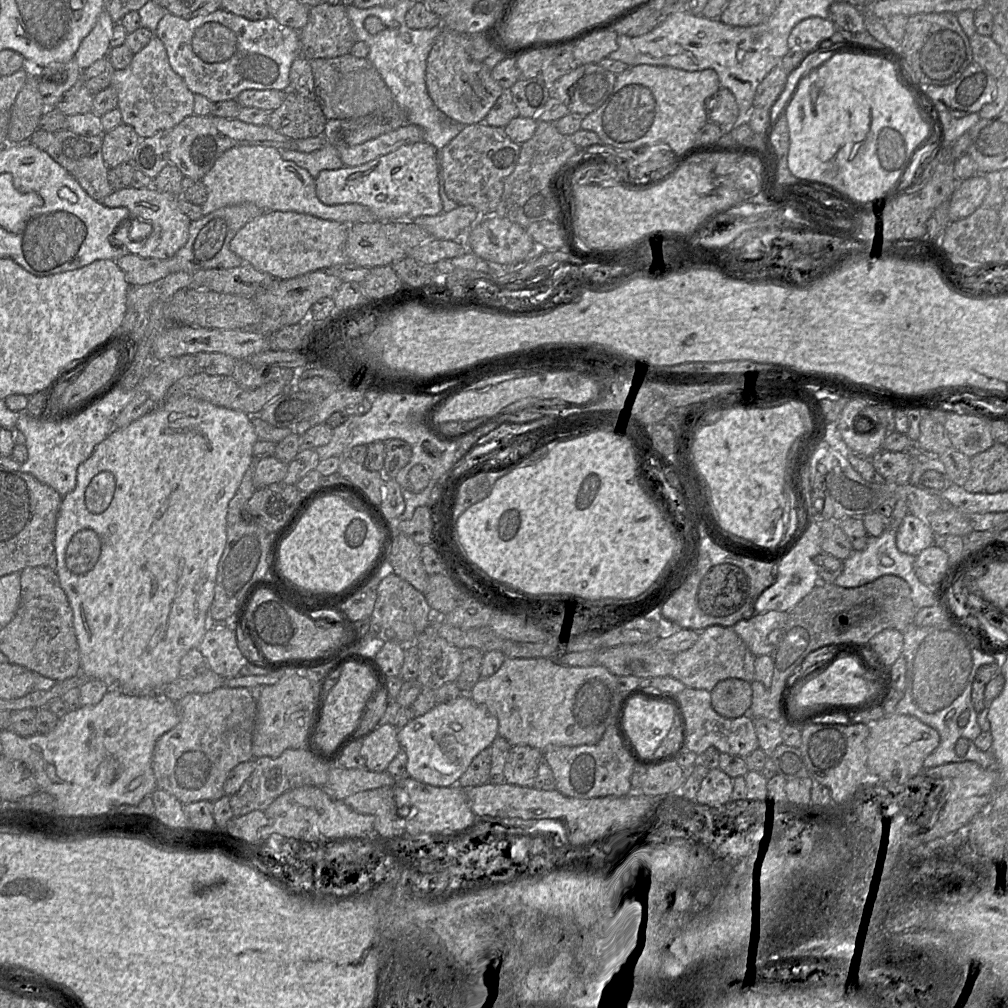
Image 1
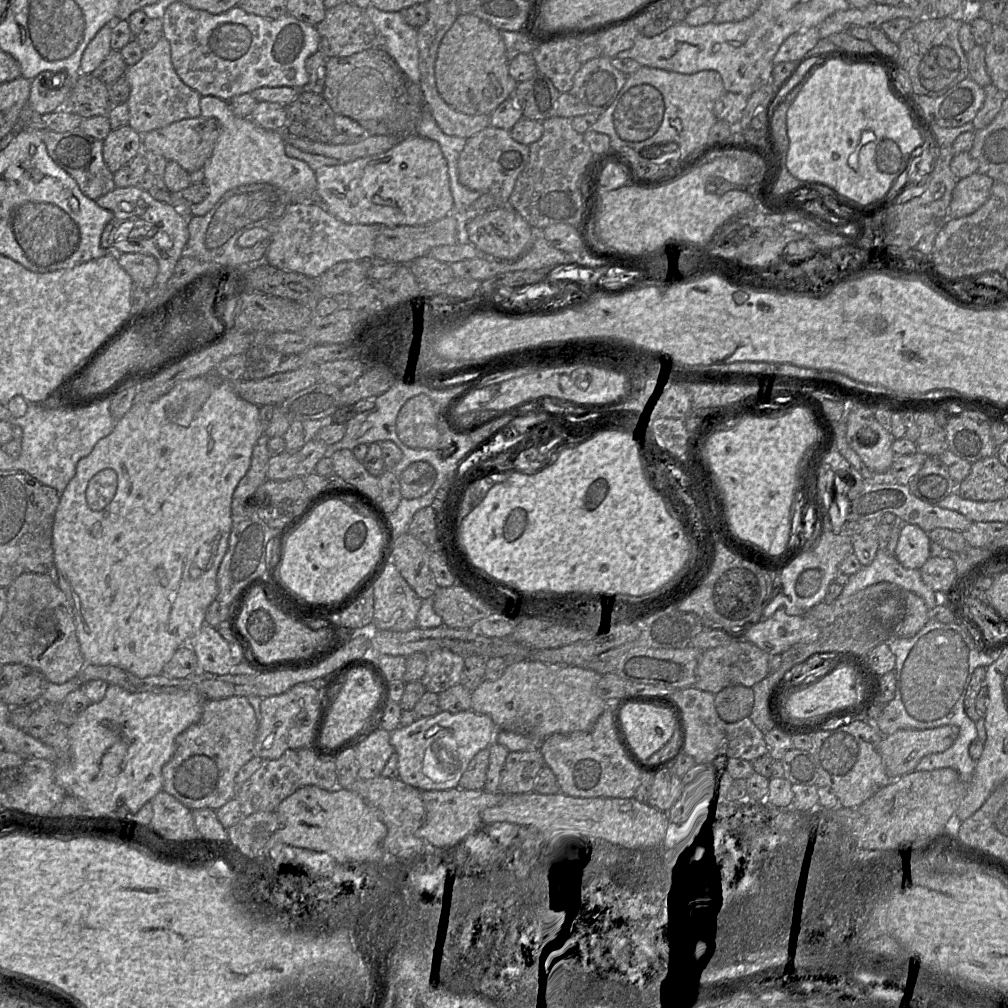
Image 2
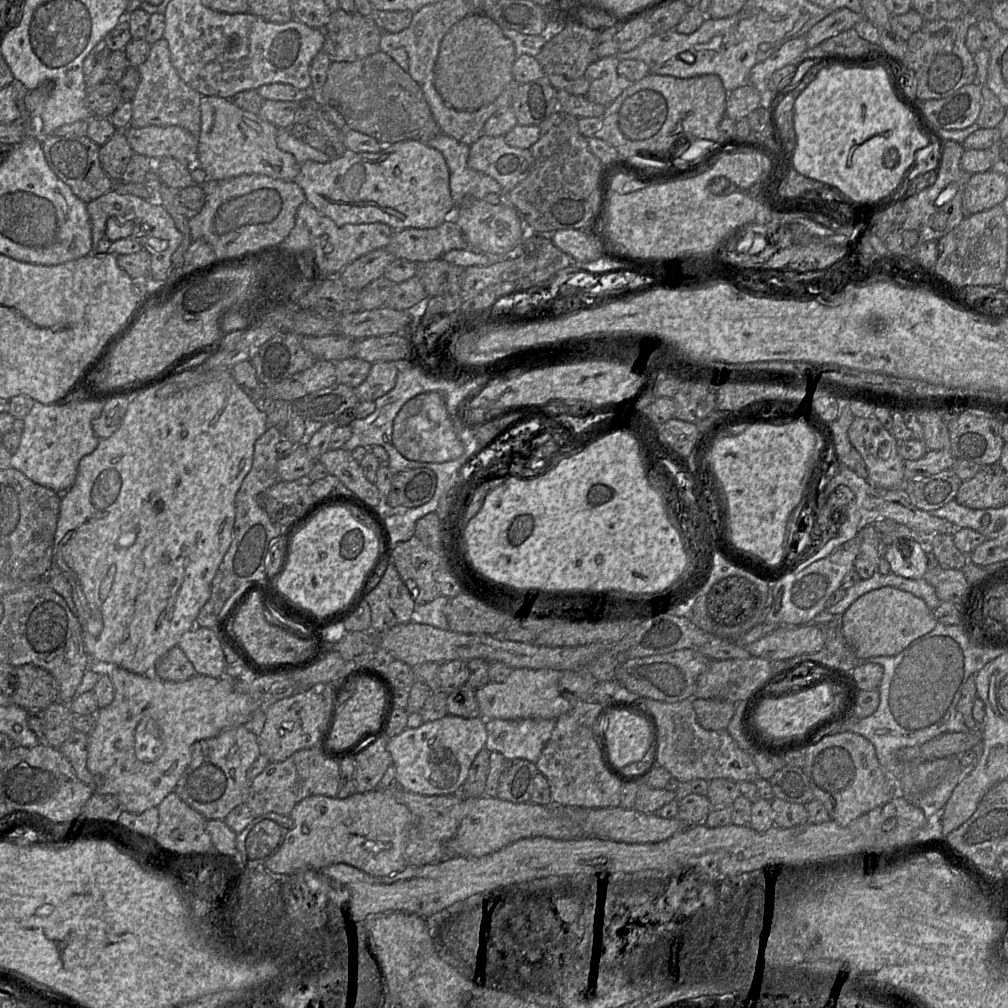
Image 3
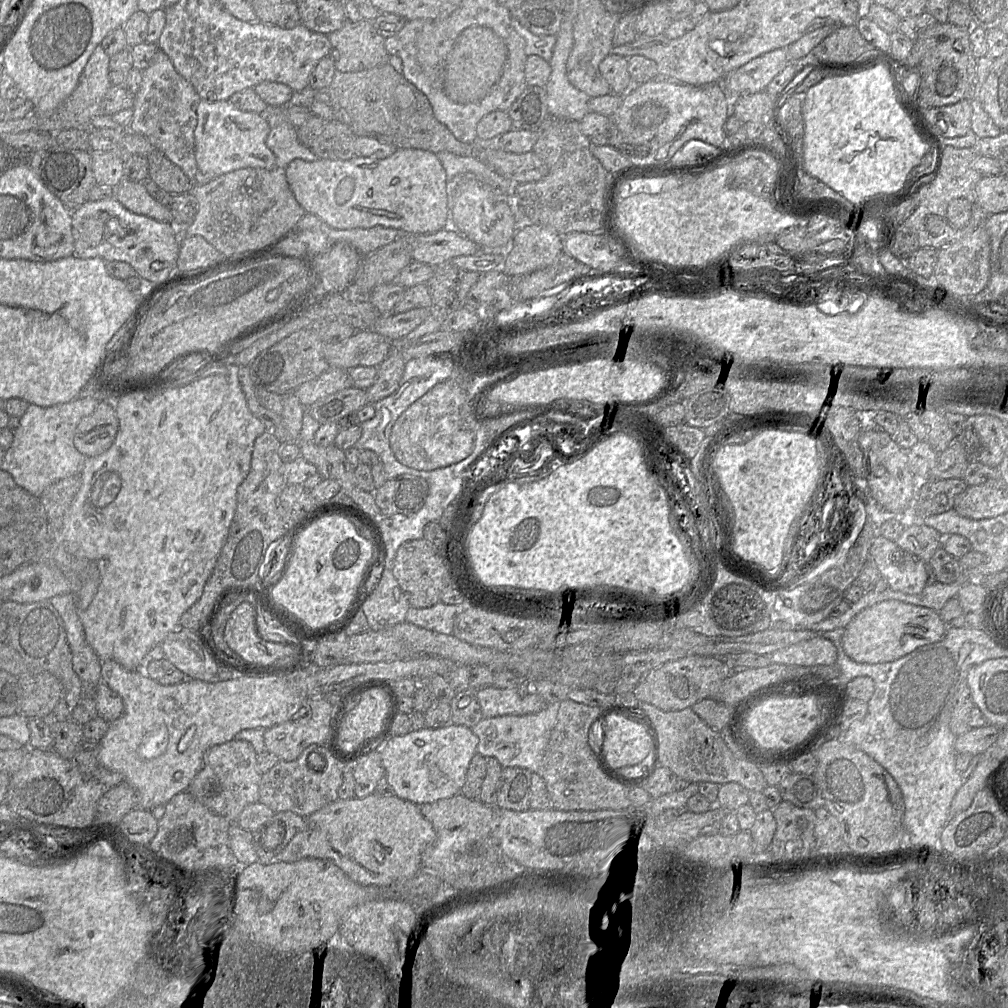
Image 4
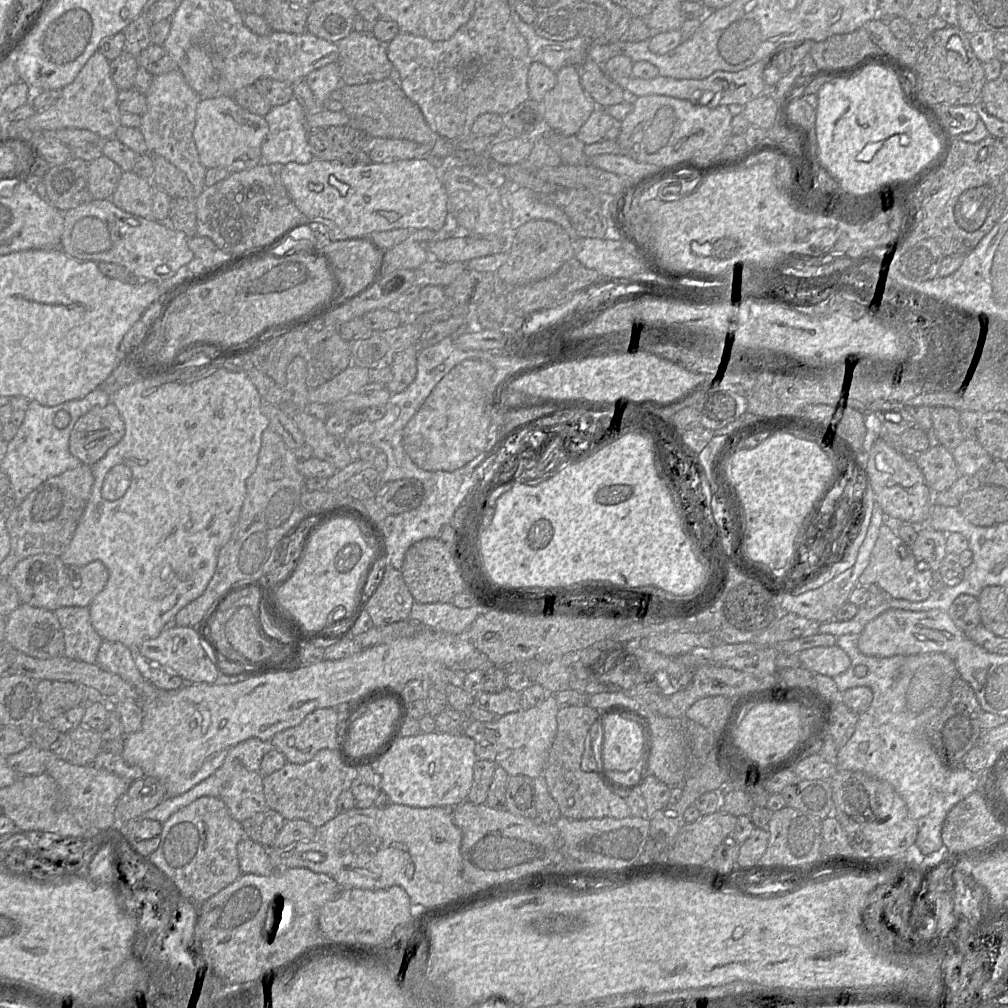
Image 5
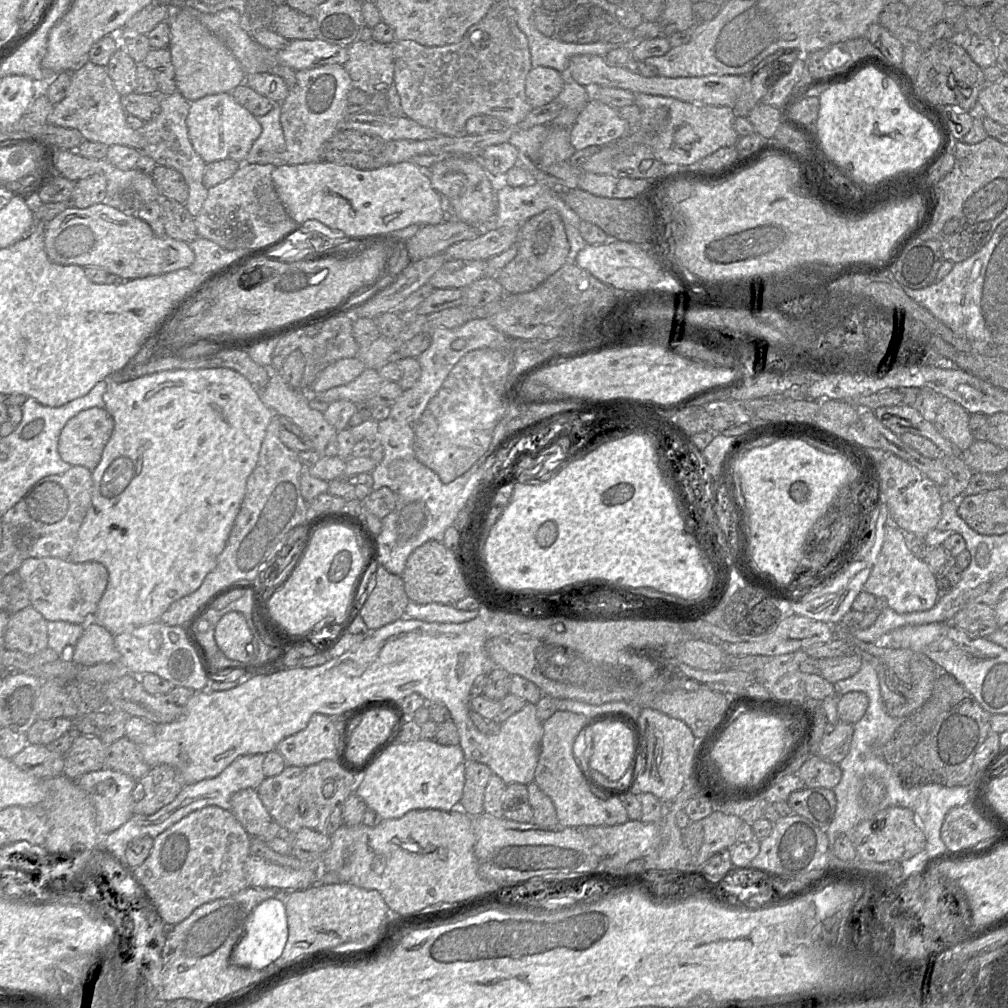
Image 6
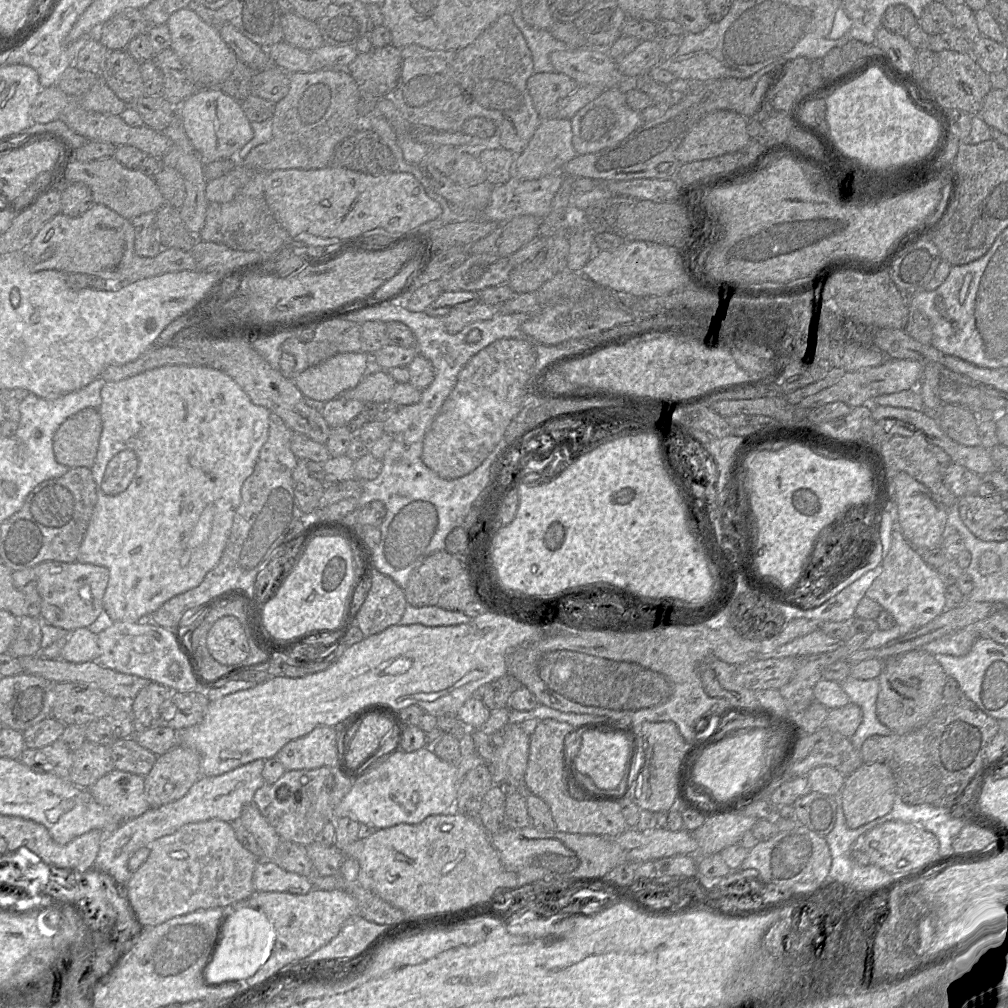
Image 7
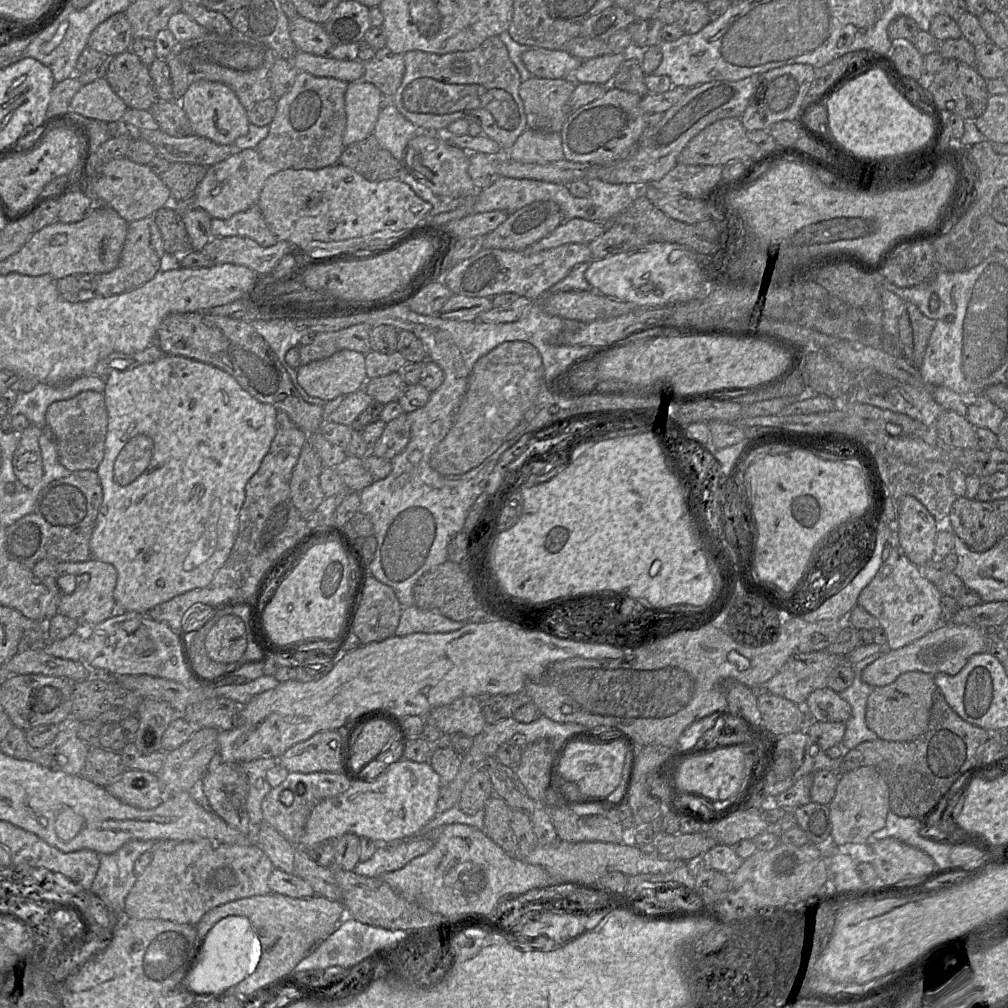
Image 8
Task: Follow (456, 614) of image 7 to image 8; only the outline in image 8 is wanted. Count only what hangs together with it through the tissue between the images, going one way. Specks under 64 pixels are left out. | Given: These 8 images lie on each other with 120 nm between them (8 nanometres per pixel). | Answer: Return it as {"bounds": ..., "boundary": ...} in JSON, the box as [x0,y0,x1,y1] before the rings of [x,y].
{"bounds":[394,605,467,636],"boundary":[[[416,605],[403,608],[394,635],[405,636],[411,633],[436,633],[459,630],[467,622],[453,620],[438,610],[423,609]]]}

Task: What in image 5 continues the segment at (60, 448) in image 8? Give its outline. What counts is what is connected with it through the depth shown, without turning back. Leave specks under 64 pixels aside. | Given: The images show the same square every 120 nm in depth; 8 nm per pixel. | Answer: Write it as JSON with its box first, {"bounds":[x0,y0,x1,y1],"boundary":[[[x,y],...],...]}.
{"bounds":[69,403,124,466],"boundary":[[[113,403],[94,407],[81,416],[71,430],[69,451],[83,464],[93,466],[124,434],[123,419]]]}

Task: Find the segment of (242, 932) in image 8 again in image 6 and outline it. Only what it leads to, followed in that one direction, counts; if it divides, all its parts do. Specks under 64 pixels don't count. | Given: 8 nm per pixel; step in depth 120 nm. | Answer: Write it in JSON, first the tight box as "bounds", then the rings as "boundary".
{"bounds":[231,898,288,970],"boundary":[[[276,898],[261,902],[249,915],[242,938],[231,954],[231,963],[262,970],[271,964],[284,950],[288,938],[287,916],[284,903]]]}

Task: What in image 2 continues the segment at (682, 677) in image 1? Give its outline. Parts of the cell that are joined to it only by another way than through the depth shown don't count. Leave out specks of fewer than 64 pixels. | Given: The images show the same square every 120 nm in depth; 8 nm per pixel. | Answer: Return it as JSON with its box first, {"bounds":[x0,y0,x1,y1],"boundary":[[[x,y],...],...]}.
{"bounds":[693,635,770,694],"boundary":[[[730,635],[730,636],[733,637],[733,641],[730,644],[712,648],[712,649],[708,649],[706,651],[703,651],[700,654],[698,664],[695,669],[695,678],[694,678],[693,687],[695,687],[699,690],[702,690],[702,691],[710,692],[712,694],[716,694],[723,688],[732,686],[732,685],[743,685],[743,686],[752,688],[755,684],[757,684],[758,682],[763,680],[769,674],[769,657],[770,657],[770,655],[768,653],[766,653],[765,651],[763,651],[762,649],[760,649],[759,647],[754,645],[753,643],[743,639],[742,635],[741,636]]]}

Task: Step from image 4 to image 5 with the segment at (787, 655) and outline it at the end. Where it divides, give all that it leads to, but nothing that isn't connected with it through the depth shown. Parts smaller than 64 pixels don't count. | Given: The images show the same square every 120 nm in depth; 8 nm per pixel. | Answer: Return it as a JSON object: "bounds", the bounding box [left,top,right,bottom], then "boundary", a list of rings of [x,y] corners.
{"bounds":[798,645,851,678],"boundary":[[[837,645],[803,650],[798,657],[804,668],[831,678],[845,672],[851,664],[847,653]]]}

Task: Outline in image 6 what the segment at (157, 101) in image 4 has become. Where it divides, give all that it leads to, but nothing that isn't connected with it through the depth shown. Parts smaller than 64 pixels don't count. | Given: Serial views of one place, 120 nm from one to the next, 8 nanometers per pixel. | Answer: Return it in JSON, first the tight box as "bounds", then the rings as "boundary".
{"bounds":[140,92,208,217],"boundary":[[[180,92],[160,96],[160,112],[152,120],[145,122],[140,129],[143,138],[142,154],[153,158],[157,165],[169,167],[180,172],[188,185],[188,199],[185,203],[189,213],[196,217],[208,195],[203,183],[205,161],[194,150],[188,134],[187,116],[190,102]]]}

